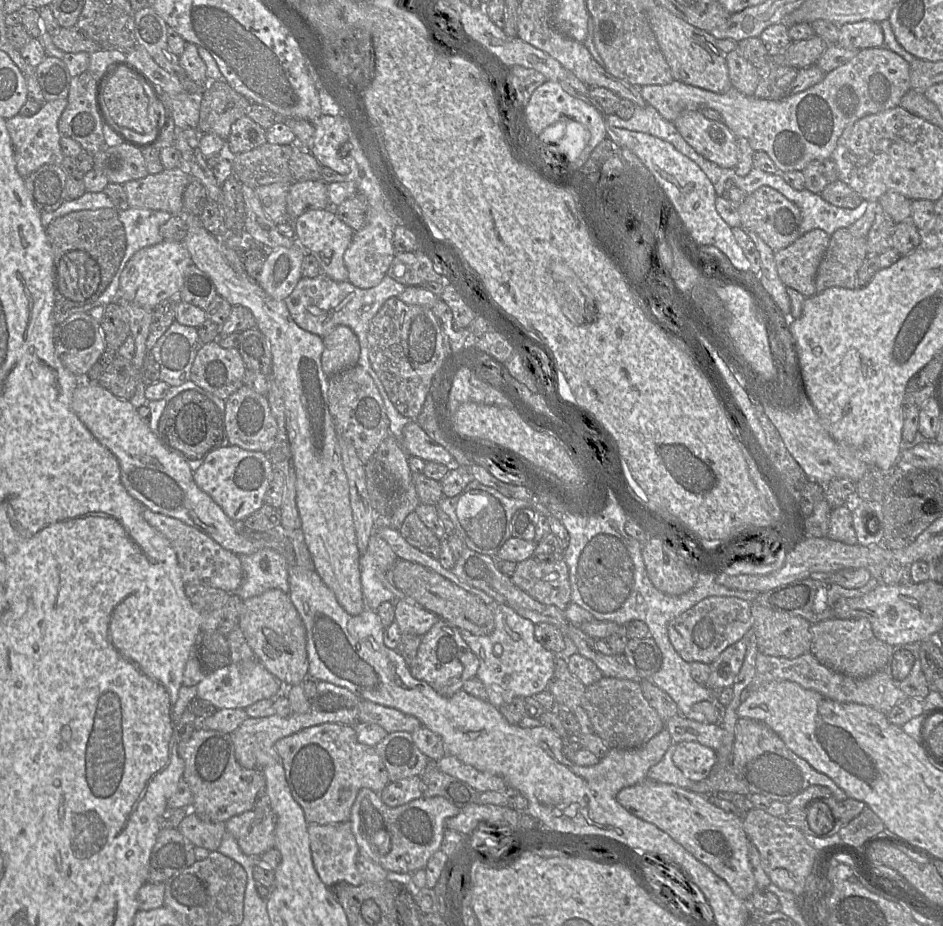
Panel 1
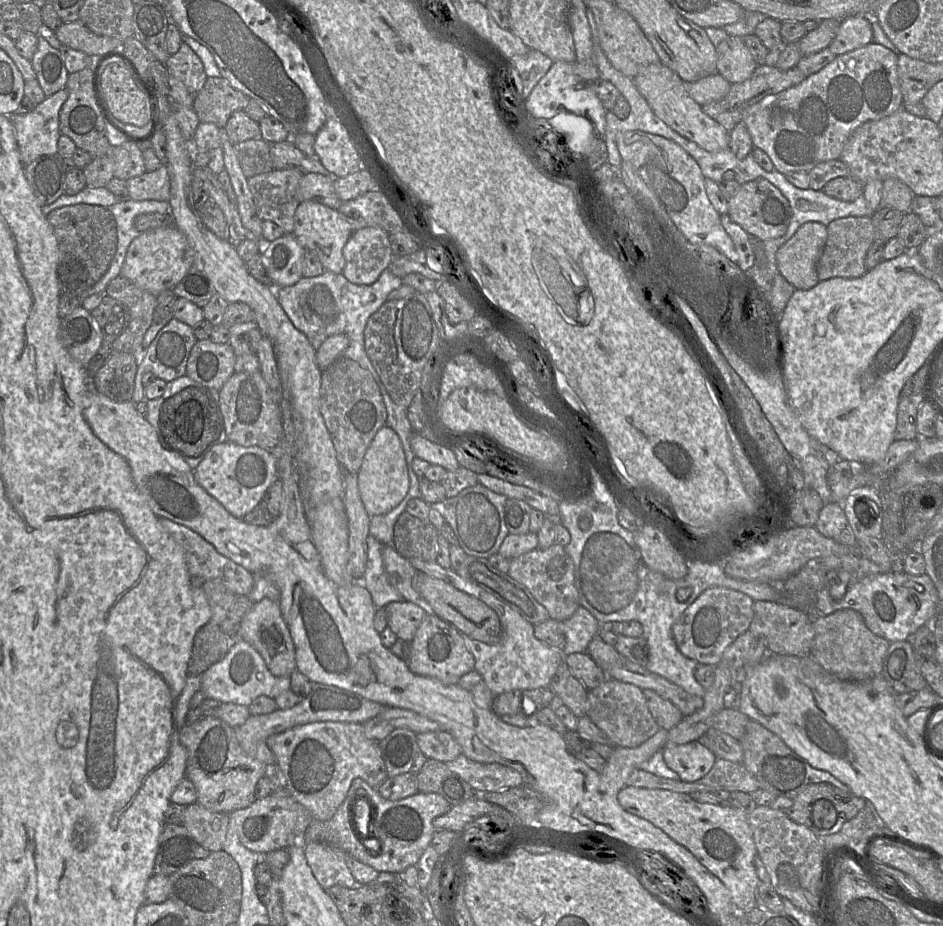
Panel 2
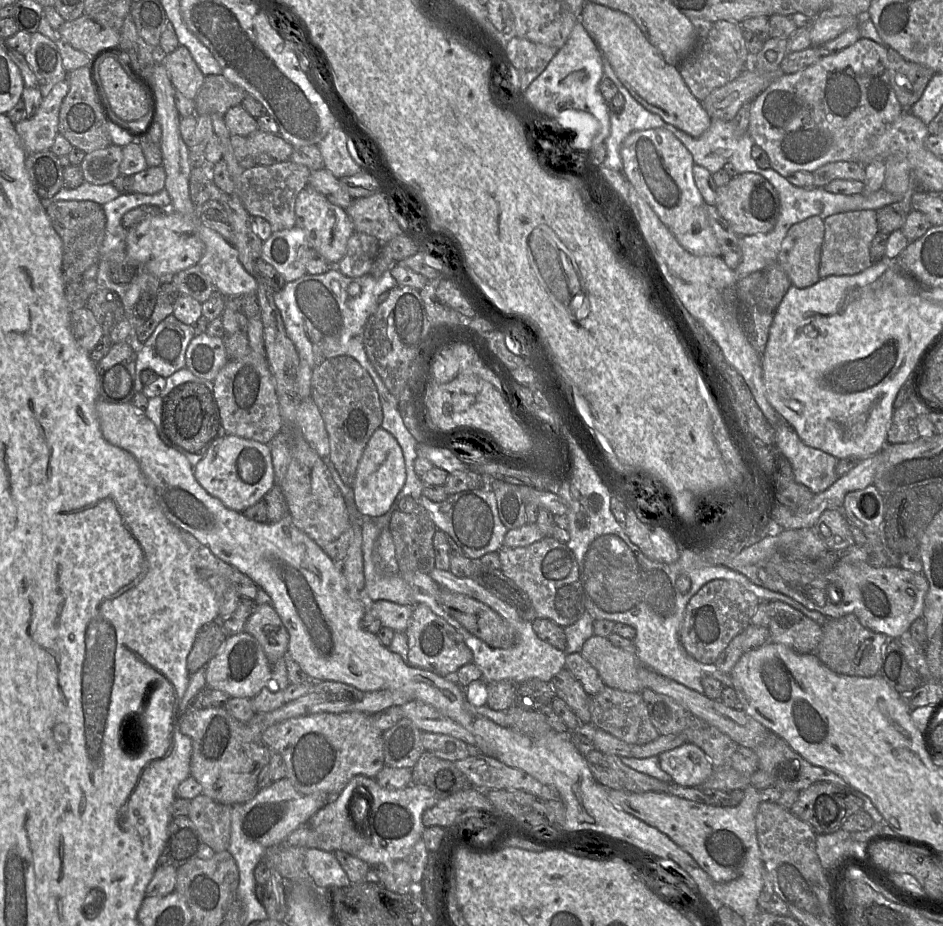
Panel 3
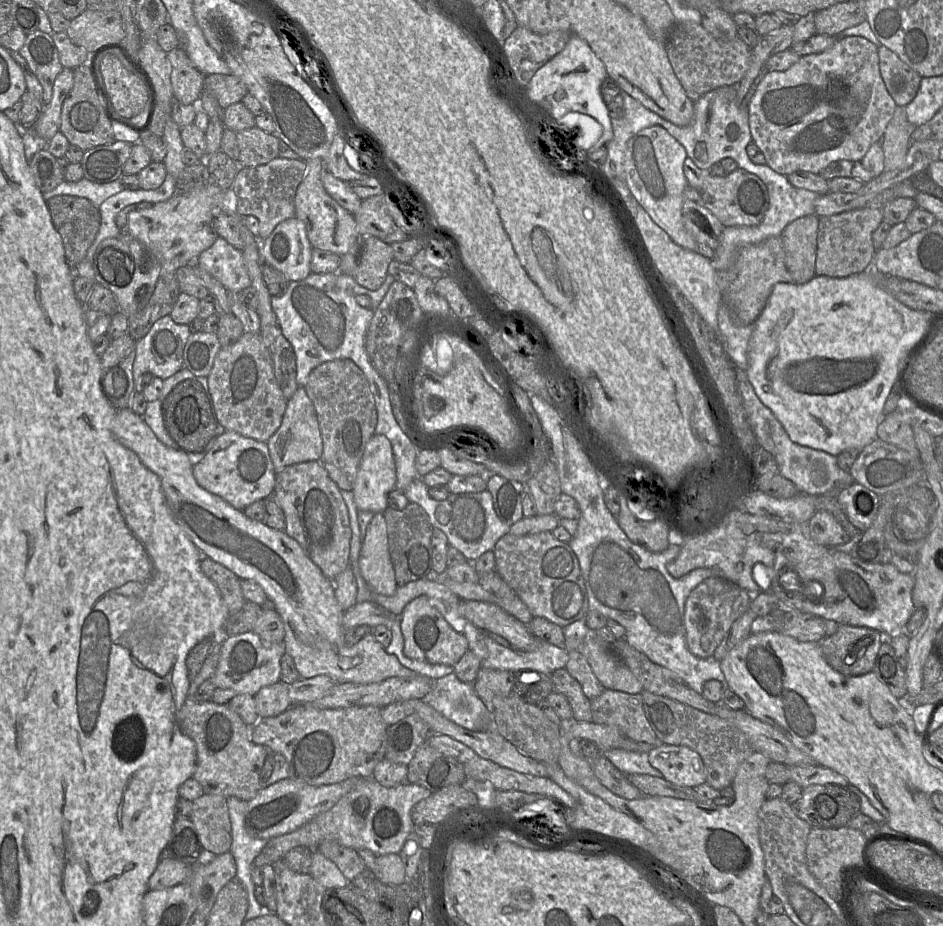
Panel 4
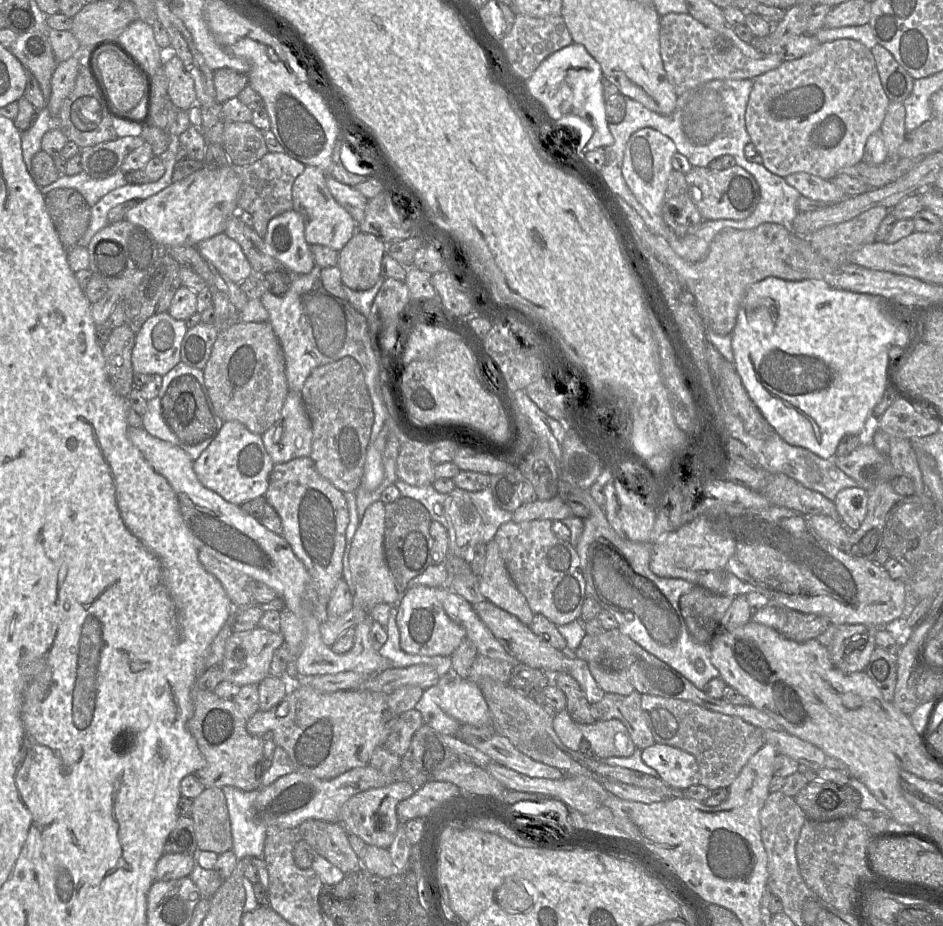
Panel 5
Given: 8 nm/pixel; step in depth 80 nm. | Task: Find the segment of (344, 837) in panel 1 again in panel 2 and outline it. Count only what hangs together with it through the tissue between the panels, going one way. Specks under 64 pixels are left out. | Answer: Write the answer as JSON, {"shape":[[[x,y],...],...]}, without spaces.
{"shape":[[[307,841],[304,853],[315,879],[324,890],[334,885],[346,888],[361,885],[348,869],[347,854],[342,849],[328,843]]]}

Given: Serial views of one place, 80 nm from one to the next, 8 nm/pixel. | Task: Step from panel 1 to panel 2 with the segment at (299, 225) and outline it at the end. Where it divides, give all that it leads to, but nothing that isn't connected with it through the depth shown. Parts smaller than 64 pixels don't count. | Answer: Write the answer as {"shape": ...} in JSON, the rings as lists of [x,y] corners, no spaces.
{"shape":[[[312,200],[301,202],[296,209],[293,235],[307,251],[317,254],[325,271],[339,274],[343,272],[345,267],[343,248],[352,233],[352,225],[337,209]]]}

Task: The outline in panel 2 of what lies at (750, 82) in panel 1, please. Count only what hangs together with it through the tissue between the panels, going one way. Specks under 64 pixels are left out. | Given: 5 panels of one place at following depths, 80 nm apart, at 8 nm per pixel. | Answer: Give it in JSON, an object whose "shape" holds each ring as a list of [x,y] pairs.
{"shape":[[[729,36],[716,47],[716,52],[716,72],[731,84],[746,81],[757,67],[742,38]]]}

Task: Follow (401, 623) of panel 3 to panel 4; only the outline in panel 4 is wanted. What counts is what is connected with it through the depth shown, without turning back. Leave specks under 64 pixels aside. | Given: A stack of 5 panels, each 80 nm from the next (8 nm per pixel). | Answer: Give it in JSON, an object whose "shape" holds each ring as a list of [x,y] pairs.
{"shape":[[[358,602],[344,613],[342,626],[345,631],[359,625],[368,625],[370,627],[385,625],[389,627],[394,617],[395,615],[374,602]]]}

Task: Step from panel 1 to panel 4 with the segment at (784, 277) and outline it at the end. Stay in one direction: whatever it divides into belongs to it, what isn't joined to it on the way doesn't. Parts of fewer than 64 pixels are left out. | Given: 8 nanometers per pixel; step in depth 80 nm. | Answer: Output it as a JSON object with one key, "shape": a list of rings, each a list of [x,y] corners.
{"shape":[[[817,215],[798,218],[787,225],[781,234],[786,266],[794,283],[804,284],[816,275],[819,221]]]}

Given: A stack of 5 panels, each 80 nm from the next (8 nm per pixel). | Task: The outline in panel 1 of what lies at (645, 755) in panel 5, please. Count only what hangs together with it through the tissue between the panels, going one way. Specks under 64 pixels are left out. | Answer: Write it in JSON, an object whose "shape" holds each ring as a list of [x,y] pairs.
{"shape":[[[680,742],[676,744],[672,760],[687,779],[700,782],[708,777],[716,764],[717,753],[698,742]]]}

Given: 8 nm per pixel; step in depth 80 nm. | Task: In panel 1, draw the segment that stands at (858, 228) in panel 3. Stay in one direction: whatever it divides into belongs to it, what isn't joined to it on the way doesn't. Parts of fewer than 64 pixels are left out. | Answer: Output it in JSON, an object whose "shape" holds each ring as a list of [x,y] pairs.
{"shape":[[[848,229],[836,230],[816,273],[816,294],[830,287],[859,288],[857,272],[867,254],[866,238],[856,238]]]}

